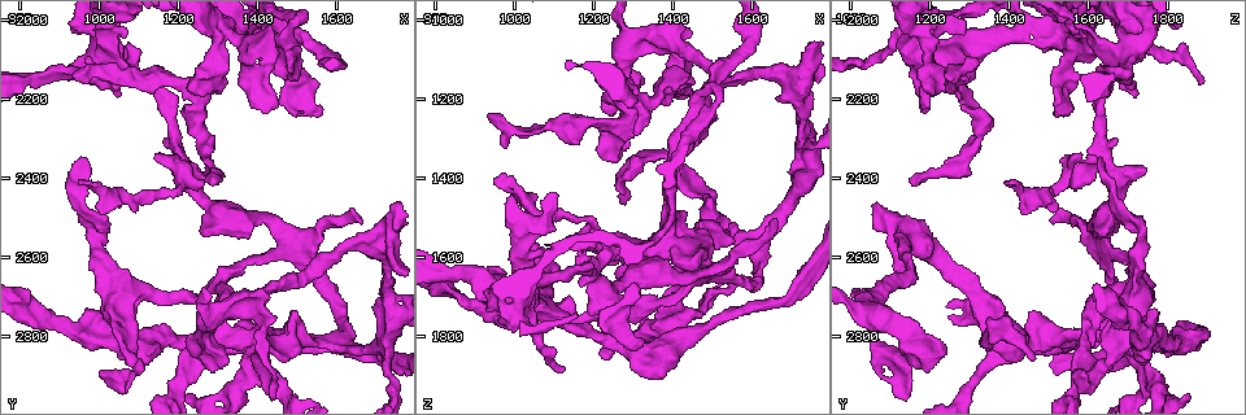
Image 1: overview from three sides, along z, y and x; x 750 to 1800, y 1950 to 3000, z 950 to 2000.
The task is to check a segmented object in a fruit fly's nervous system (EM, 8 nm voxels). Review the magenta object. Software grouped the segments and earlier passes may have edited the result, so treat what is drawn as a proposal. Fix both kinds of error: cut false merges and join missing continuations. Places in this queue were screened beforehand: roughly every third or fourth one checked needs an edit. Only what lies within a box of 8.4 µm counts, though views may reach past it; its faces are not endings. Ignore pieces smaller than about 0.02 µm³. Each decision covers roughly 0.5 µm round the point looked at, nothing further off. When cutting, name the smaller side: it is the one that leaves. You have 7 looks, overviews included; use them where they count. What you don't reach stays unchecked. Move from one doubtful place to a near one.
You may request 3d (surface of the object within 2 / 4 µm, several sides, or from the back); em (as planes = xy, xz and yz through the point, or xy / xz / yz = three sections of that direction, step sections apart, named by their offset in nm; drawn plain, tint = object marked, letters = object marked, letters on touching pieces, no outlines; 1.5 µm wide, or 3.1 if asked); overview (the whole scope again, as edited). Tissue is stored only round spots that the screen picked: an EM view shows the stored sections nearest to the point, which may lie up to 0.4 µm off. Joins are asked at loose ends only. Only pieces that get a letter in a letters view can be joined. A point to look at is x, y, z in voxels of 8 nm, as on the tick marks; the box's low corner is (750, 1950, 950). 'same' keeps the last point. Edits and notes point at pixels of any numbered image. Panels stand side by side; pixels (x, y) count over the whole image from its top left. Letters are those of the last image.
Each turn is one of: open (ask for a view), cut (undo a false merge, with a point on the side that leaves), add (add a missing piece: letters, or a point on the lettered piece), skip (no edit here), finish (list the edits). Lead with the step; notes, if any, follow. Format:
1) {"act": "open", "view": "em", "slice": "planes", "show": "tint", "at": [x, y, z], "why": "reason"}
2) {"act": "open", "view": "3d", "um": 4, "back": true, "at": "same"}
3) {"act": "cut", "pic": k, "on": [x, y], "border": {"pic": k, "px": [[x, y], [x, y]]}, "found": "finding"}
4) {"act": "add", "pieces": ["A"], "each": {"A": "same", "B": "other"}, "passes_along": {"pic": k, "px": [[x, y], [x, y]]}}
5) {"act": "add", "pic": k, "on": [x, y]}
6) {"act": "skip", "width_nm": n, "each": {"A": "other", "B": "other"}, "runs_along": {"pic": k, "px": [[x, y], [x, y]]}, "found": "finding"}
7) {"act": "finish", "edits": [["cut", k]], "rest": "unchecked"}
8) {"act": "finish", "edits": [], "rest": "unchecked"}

{"act": "open", "view": "3d", "um": 4, "at": [1480, 2050, 1175], "why": "touches itself"}

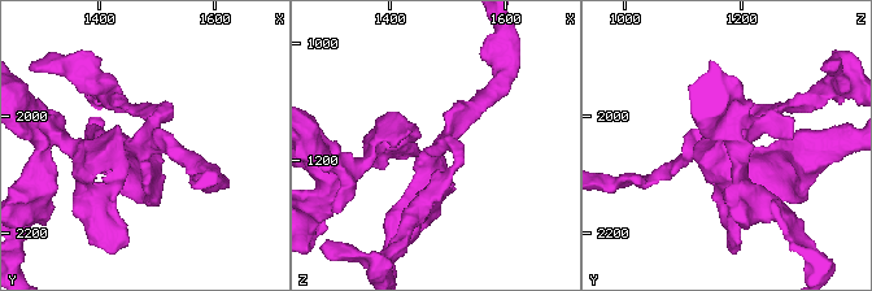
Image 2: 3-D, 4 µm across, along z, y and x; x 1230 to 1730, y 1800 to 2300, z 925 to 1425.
{"act": "open", "view": "em", "slice": "xz", "step": 8, "show": "tint", "at": [1485, 2050, 1170]}

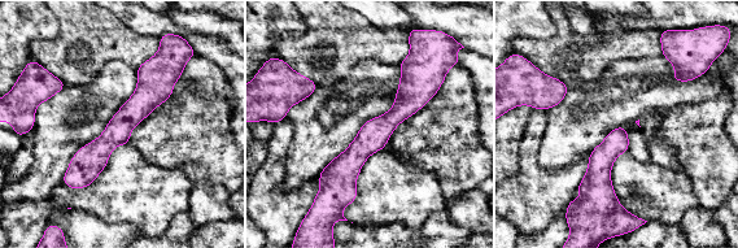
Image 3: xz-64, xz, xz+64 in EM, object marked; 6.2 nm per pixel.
{"act": "open", "view": "em", "slice": "planes", "show": "letters", "at": "same"}

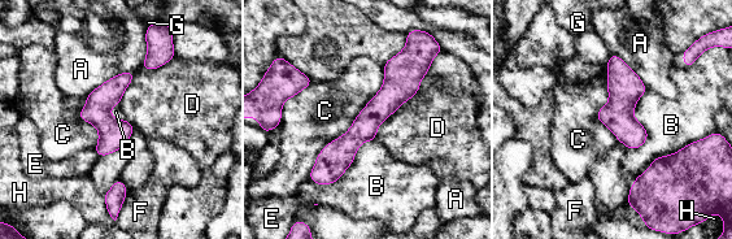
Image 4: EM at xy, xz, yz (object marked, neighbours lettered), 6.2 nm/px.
{"act": "skip", "each": {"A": "other", "B": "other", "C": "other", "D": "other", "E": "other", "F": "other", "G": "other", "H": "other"}, "found": "one neuron here"}

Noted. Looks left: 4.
{"act": "open", "view": "3d", "um": 4, "at": [1145, 2155, 1260], "why": "a fork"}

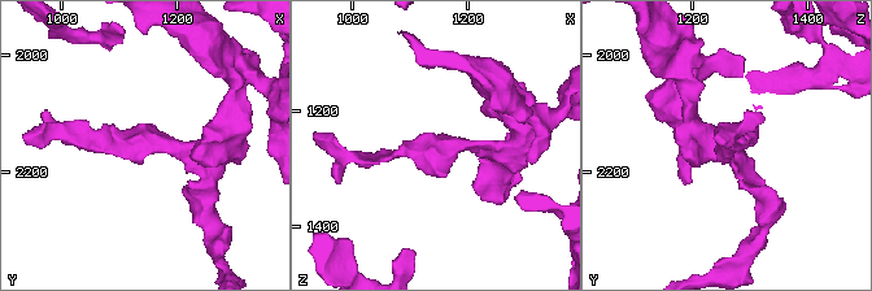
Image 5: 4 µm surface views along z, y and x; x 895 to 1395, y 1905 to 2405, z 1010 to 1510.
{"act": "open", "view": "em", "slice": "planes", "show": "tint", "at": [1150, 2150, 1260], "why": "shape alone is not enough"}

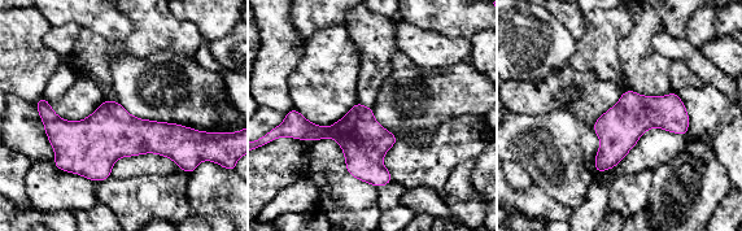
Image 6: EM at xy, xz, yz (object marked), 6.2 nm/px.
{"act": "open", "view": "em", "slice": "planes", "show": "letters", "at": "same"}

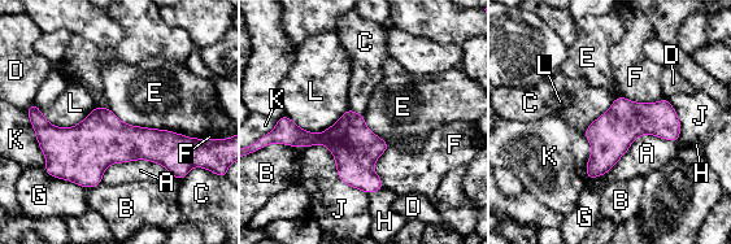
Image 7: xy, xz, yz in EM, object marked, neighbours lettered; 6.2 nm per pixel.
{"act": "skip", "each": {"A": "other", "B": "other", "C": "other", "D": "other", "E": "other", "F": "other", "G": "other", "H": "other", "J": "other", "K": "other", "L": "other"}, "border": {"pic": 7, "px": [[678, 140], [642, 134], [588, 179]]}, "found": "all the same neuron"}

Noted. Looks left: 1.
{"act": "finish", "edits": [], "rest": "unchecked"}

